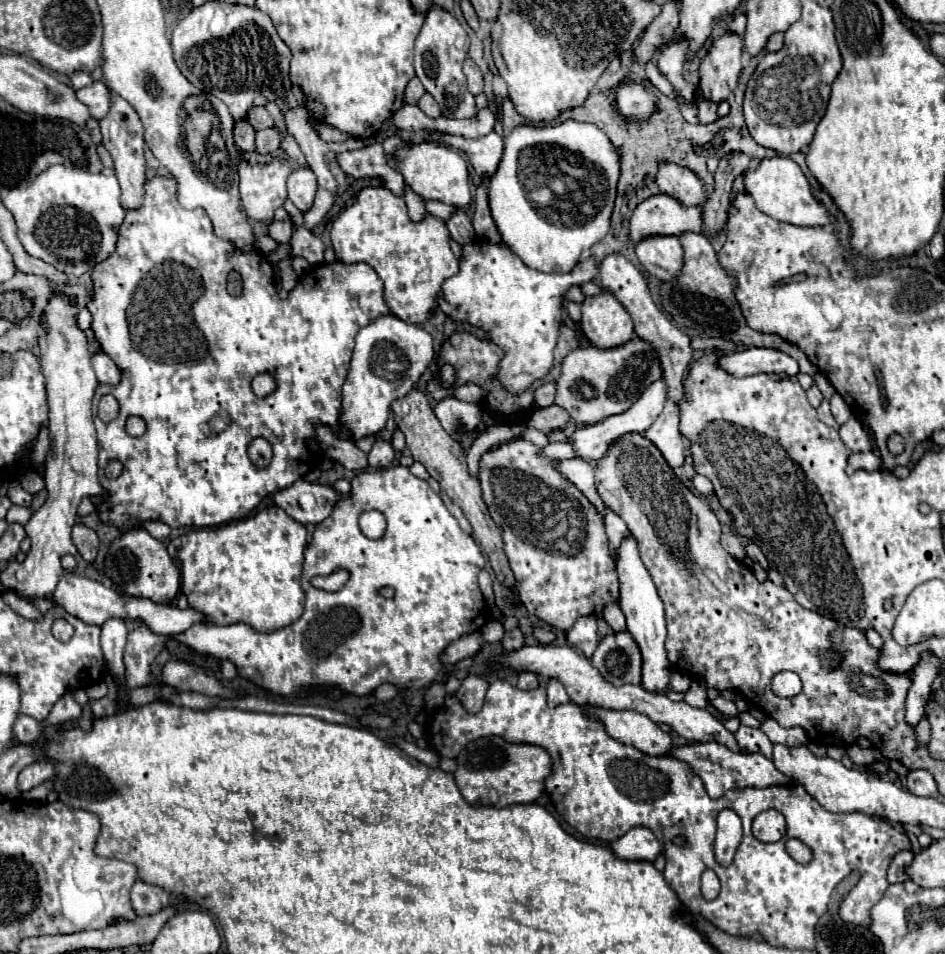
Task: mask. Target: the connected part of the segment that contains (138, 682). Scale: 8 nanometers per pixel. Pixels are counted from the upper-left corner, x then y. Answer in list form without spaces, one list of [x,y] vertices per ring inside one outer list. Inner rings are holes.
[[[140,626],[128,634],[128,644],[124,652],[128,688],[146,686],[150,682],[150,664],[154,656],[162,650],[166,640],[166,636],[152,634],[146,626]]]

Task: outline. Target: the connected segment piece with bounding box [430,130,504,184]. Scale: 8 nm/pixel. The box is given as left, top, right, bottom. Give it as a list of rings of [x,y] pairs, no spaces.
[[[494,130],[484,136],[484,138],[476,138],[476,140],[466,140],[466,138],[458,138],[452,134],[442,134],[442,132],[432,132],[430,140],[438,142],[438,144],[446,144],[452,146],[454,150],[464,152],[470,158],[472,164],[472,182],[480,184],[484,174],[494,174],[500,158],[502,158],[502,150],[504,150],[504,142],[502,136],[498,136]]]

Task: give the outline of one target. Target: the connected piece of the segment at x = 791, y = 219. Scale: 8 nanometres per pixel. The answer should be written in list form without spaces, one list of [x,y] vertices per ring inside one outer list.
[[[788,156],[764,158],[756,170],[748,170],[744,174],[744,186],[746,186],[746,192],[754,198],[756,206],[764,214],[768,214],[780,222],[788,222],[788,224],[796,224],[796,226],[826,226],[836,220],[828,212],[828,208],[812,196],[808,178],[800,170],[800,166]]]

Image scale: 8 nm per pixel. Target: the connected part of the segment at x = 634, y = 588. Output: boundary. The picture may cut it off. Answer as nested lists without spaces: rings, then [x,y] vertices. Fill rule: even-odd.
[[[630,536],[620,544],[618,550],[618,574],[620,574],[620,608],[626,616],[628,632],[632,634],[634,642],[640,648],[642,654],[642,682],[644,690],[648,692],[668,692],[672,666],[668,662],[664,640],[666,640],[666,622],[664,622],[664,606],[660,602],[660,596],[656,592],[656,586],[646,570],[646,566],[640,562],[636,538]]]

